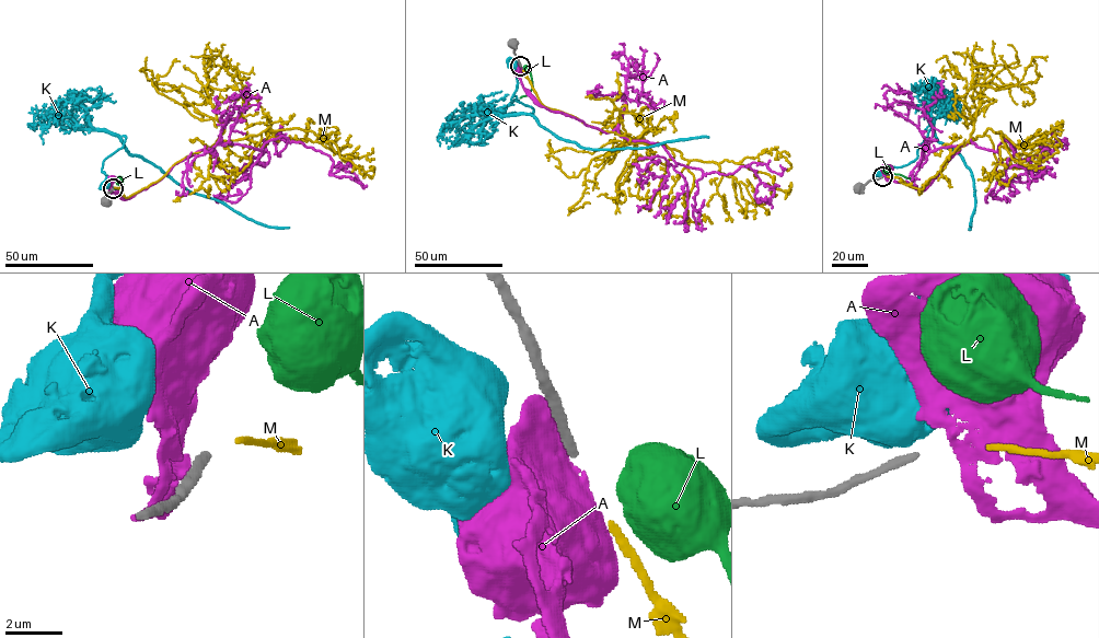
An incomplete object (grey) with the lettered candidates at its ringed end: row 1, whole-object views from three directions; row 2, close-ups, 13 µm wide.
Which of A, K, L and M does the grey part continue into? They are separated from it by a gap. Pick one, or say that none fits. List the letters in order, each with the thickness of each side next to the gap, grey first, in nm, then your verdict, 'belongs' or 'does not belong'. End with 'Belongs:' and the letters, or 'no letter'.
A: 280/480 nm | does not belong
K: 280/950 nm | does not belong
L: 280/950 nm | does not belong
M: 280/240 nm | belongs
Belongs: M

